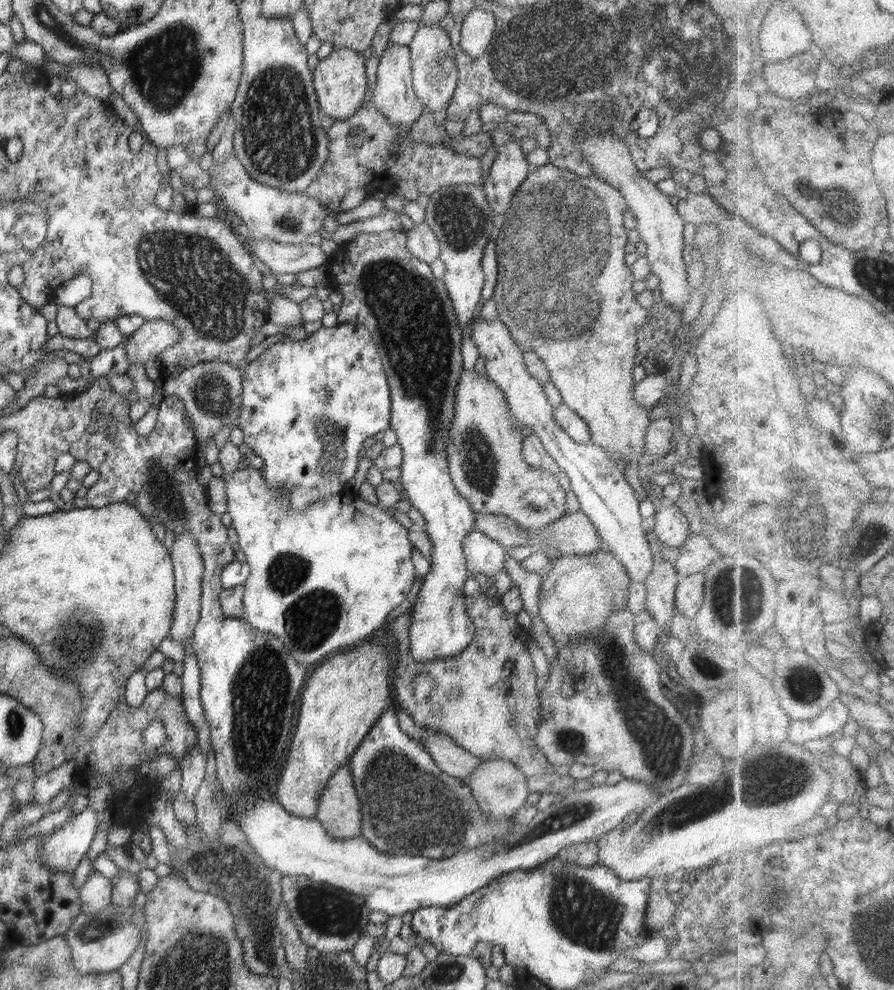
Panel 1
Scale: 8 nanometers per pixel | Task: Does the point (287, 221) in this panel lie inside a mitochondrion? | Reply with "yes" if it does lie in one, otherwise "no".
yes

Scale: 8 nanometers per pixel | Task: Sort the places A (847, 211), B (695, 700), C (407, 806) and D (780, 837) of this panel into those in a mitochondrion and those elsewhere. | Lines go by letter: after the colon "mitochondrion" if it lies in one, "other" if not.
A: mitochondrion
B: other
C: mitochondrion
D: other

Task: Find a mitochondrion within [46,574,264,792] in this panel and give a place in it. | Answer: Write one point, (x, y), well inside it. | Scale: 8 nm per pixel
(77, 655)

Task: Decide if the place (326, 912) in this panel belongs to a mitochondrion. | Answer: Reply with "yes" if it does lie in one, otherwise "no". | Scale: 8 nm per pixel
yes

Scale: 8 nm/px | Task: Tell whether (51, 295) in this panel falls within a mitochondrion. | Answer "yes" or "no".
no

